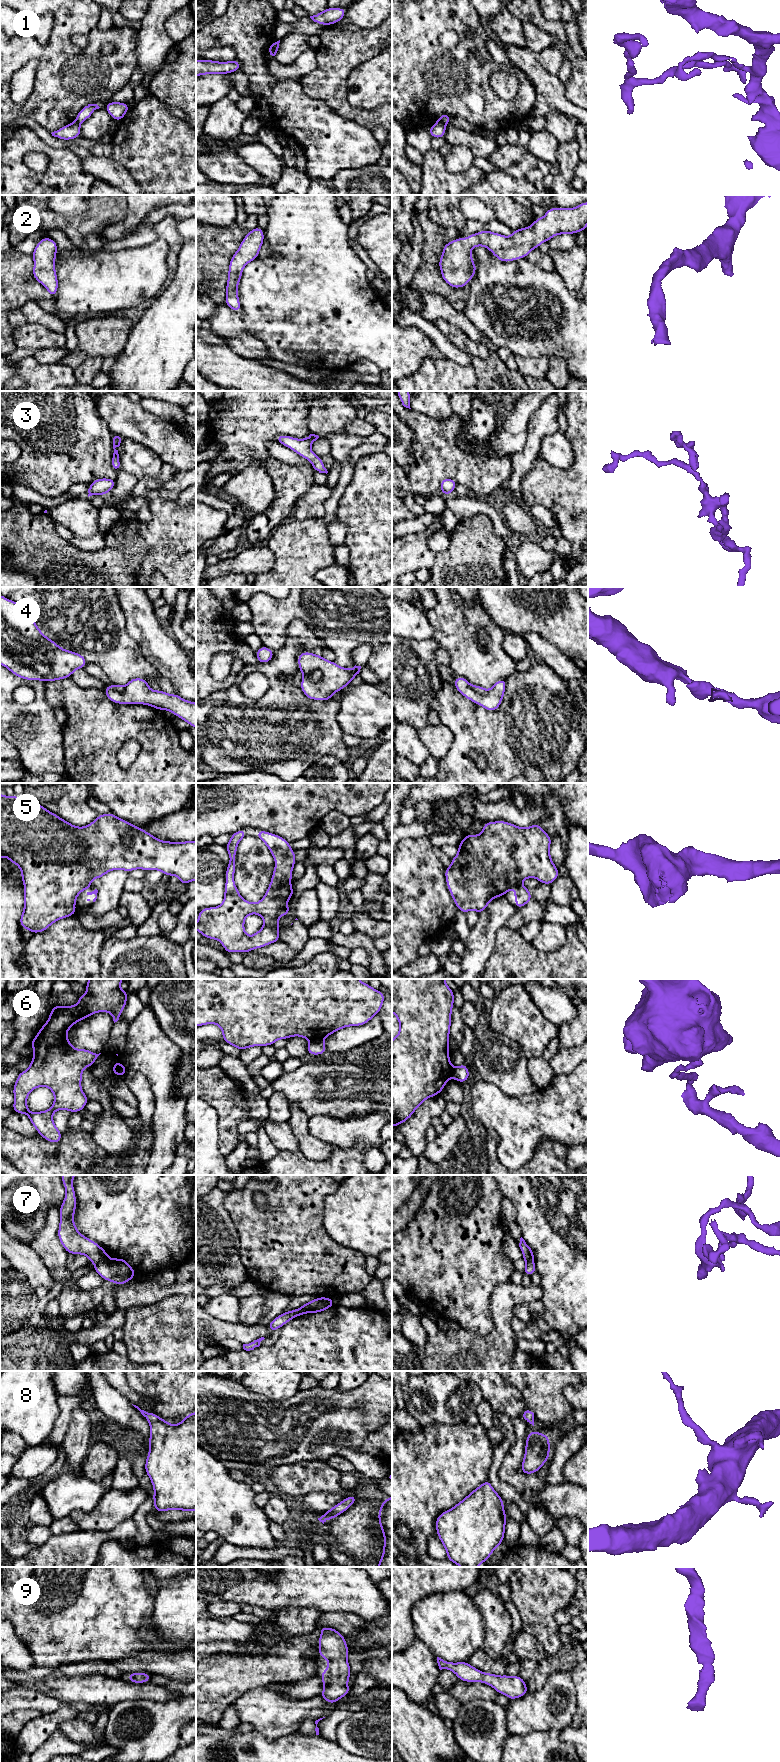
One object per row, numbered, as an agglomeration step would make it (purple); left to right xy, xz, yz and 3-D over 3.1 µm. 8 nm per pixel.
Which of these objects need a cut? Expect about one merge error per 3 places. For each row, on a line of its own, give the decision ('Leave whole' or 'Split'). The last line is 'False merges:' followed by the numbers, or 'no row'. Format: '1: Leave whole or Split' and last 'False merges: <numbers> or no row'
1: Split
2: Leave whole
3: Leave whole
4: Split
5: Split
6: Split
7: Split
8: Leave whole
9: Leave whole
False merges: 1, 4, 5, 6, 7

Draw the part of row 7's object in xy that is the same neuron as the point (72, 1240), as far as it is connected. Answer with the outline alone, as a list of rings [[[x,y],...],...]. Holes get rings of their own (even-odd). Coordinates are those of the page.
[[[61,1175],[66,1194],[59,1207],[60,1223],[57,1236],[68,1254],[86,1255],[94,1264],[107,1261],[109,1260],[107,1252],[95,1241],[83,1236],[73,1221],[76,1212],[76,1195],[72,1181],[75,1176]]]

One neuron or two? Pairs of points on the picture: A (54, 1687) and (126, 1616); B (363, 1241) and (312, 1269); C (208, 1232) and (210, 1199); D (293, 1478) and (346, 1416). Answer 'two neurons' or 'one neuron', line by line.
A: two neurons
B: two neurons
C: one neuron
D: two neurons

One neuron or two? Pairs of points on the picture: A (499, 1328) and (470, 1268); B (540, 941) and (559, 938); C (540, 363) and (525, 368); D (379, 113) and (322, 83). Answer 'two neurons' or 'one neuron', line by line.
A: two neurons
B: one neuron
C: one neuron
D: one neuron

